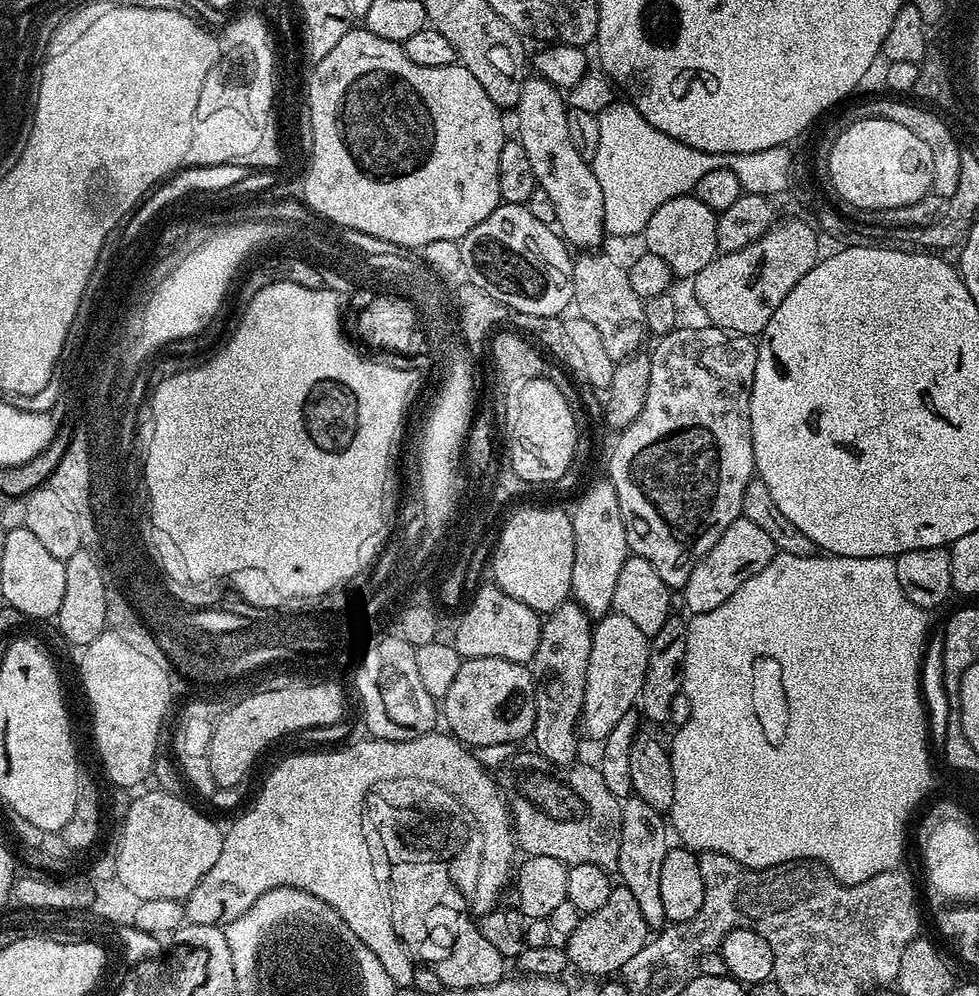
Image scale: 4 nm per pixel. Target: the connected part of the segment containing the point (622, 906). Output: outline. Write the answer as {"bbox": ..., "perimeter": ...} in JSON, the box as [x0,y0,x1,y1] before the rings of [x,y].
{"bbox":[566,886,650,978],"perimeter":[[[622,886],[613,887],[610,898],[602,905],[602,910],[594,910],[581,915],[577,929],[566,937],[568,963],[573,969],[588,976],[612,978],[617,975],[638,950],[642,950],[650,939],[648,923],[642,918],[642,910],[630,890]]]}

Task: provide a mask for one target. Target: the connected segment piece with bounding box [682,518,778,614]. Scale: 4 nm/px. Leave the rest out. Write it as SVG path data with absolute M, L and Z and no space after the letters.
M743 518L730 522L722 538L718 538L711 550L701 560L697 560L690 578L686 578L682 596L689 613L709 612L722 606L722 602L726 602L726 598L730 598L730 594L734 594L734 590L746 582L746 578L754 578L762 566L770 566L777 551L770 534L766 534L766 530L761 530L759 526L754 526L754 522Z

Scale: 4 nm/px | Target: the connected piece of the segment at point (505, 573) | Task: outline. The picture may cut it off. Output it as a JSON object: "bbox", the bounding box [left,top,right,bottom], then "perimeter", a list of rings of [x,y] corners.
{"bbox":[492,508,574,614],"perimeter":[[[520,508],[504,524],[500,537],[496,540],[496,549],[492,552],[492,576],[497,588],[501,588],[510,598],[526,602],[535,612],[547,614],[553,612],[559,604],[569,599],[574,574],[574,530],[572,518],[560,508]]]}

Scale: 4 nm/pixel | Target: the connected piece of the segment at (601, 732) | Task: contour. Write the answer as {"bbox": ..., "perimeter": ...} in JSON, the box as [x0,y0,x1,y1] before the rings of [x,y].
{"bbox":[580,612,650,742],"perimeter":[[[612,612],[595,621],[590,646],[590,666],[586,670],[584,705],[580,711],[582,732],[593,736],[596,742],[607,738],[622,715],[634,708],[640,699],[640,691],[646,678],[646,658],[650,637],[642,634],[630,618]]]}

